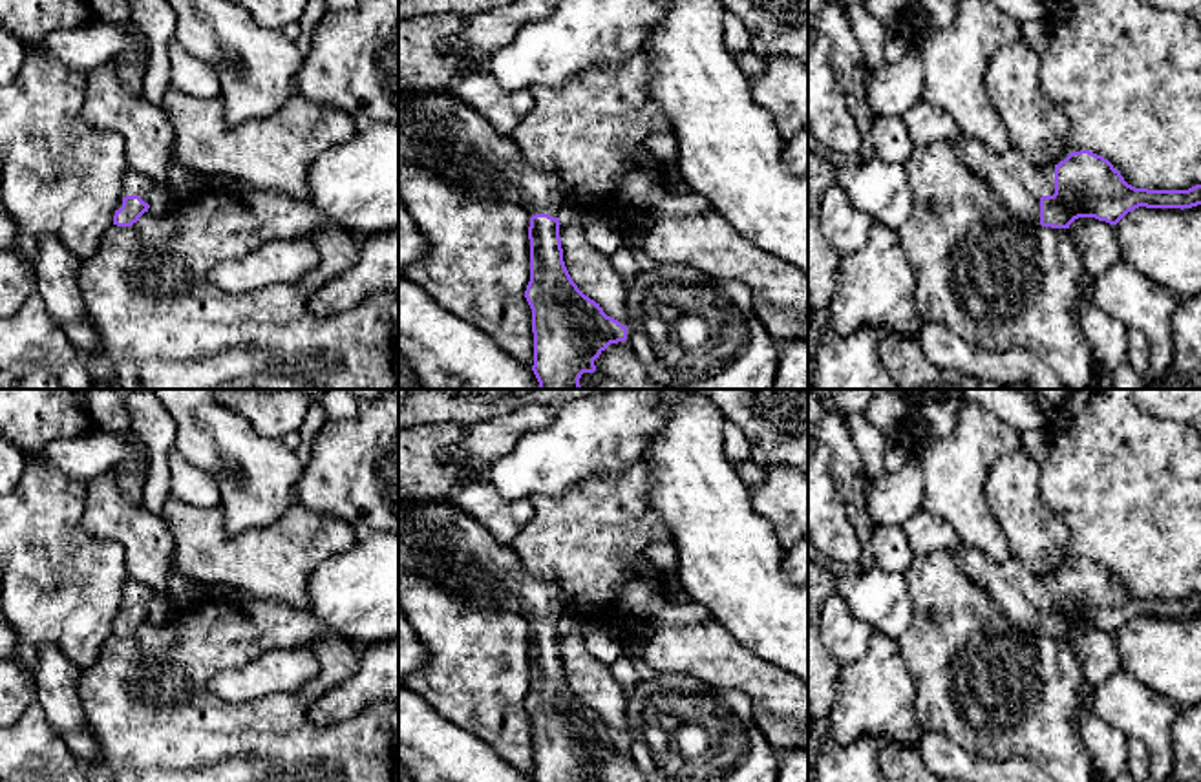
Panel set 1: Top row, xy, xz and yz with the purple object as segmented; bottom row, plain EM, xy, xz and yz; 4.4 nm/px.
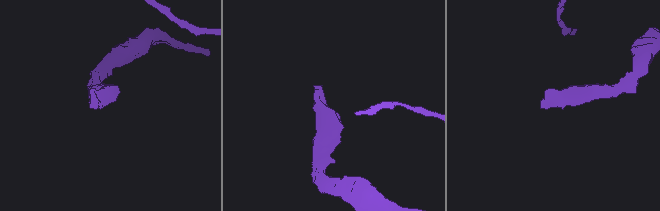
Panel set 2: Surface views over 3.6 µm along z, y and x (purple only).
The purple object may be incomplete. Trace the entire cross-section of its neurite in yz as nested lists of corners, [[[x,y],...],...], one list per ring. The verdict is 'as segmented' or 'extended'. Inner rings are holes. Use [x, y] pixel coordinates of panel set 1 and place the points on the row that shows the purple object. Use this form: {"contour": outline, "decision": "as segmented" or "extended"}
{"contour": [[[960,135],[954,148],[1011,216],[1027,225],[1069,228],[1079,217],[1117,225],[1139,206],[1183,210],[1201,205],[1201,185],[1188,190],[1135,188],[1108,159],[1089,150],[1071,152],[1058,164],[1040,168],[1013,146],[994,152],[967,135]]], "decision": "extended"}

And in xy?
{"contour": [[[133,168],[124,170],[121,177],[121,196],[115,205],[113,225],[132,227],[150,208],[150,194],[155,186],[150,179]]], "decision": "extended"}

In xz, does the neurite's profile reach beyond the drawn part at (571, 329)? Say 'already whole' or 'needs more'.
needs more

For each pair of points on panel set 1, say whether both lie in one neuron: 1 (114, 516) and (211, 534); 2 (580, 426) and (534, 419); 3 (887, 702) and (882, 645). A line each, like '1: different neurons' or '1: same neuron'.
1: different neurons
2: different neurons
3: same neuron

